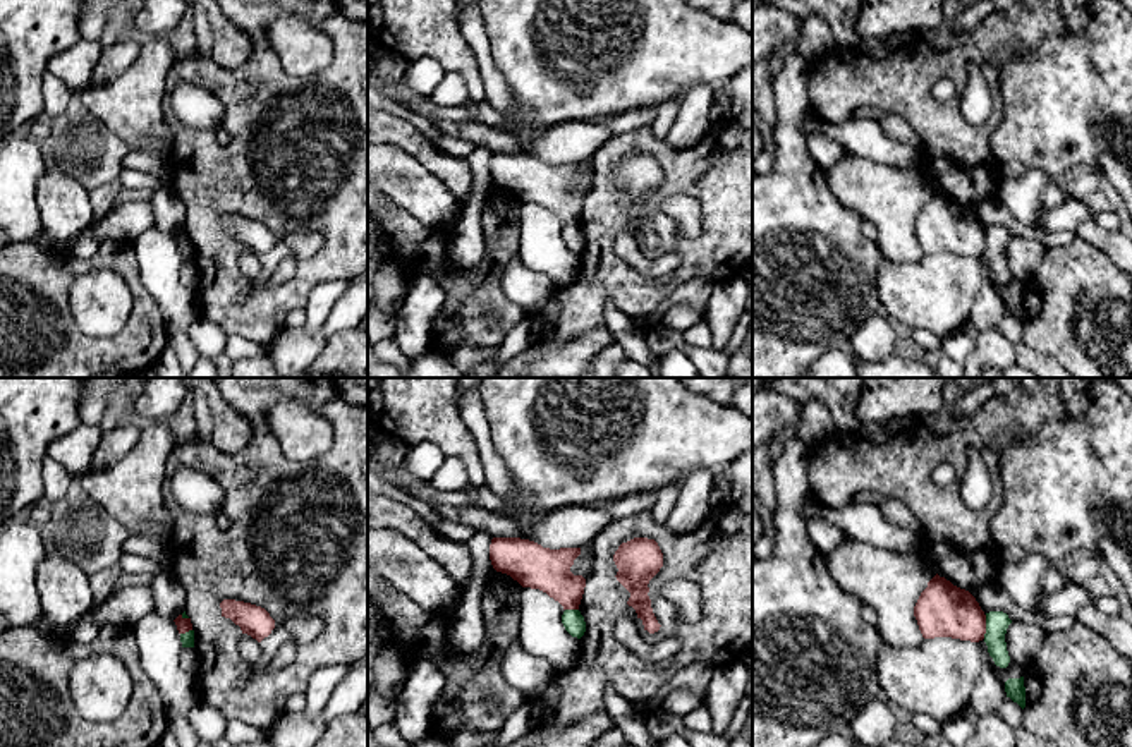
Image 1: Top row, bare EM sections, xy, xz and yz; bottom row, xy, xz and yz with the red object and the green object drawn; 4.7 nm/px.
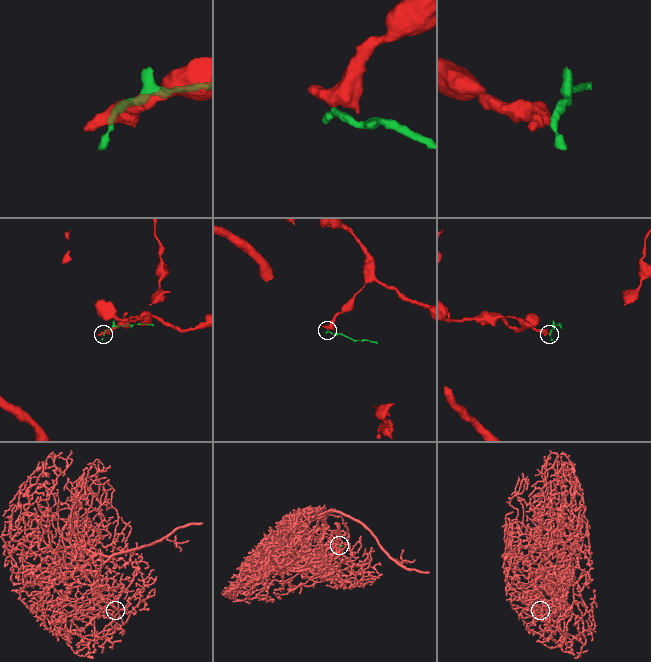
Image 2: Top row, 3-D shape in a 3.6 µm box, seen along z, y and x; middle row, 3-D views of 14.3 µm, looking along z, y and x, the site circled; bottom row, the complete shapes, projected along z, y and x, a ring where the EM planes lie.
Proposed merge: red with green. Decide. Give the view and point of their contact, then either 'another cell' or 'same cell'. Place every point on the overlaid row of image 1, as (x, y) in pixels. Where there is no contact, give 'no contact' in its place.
meets red in yz at (985, 627); another cell

